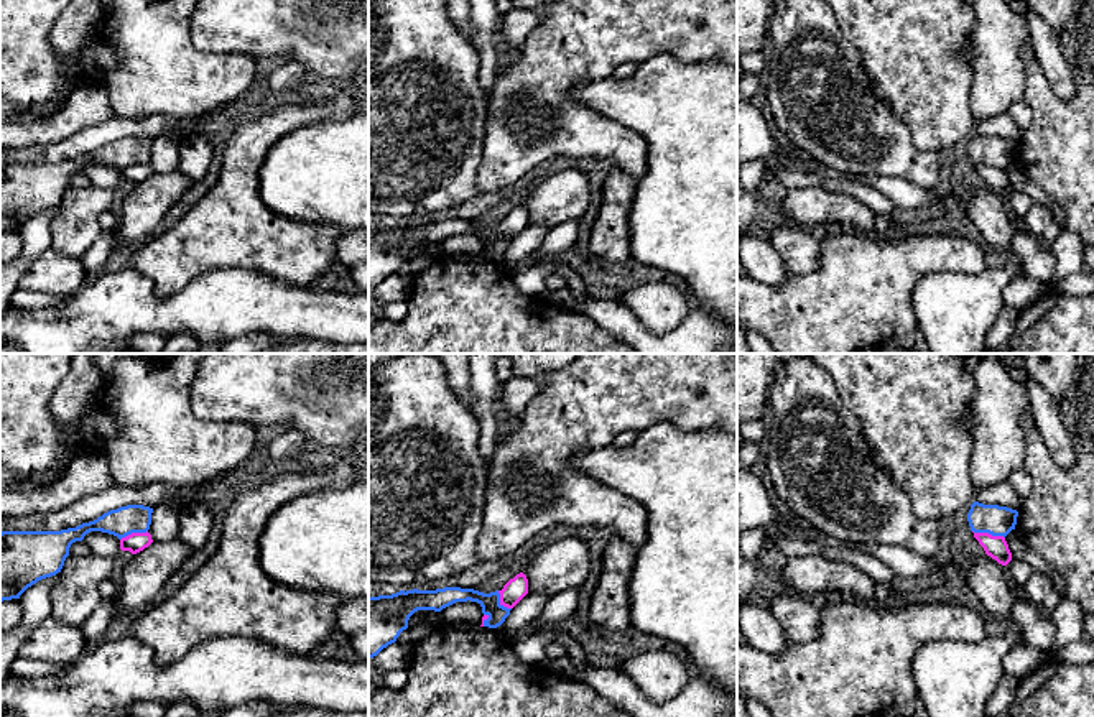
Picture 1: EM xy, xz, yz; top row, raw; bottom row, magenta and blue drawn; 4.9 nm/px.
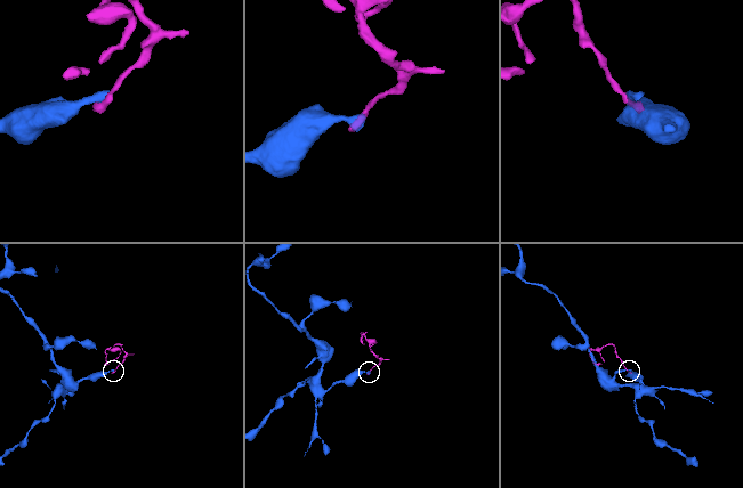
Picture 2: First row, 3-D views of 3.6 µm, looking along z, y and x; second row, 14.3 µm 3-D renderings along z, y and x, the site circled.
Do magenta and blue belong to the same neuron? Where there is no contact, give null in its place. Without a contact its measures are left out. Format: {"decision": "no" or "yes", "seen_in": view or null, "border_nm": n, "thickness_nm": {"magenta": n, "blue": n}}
{"decision": "no", "seen_in": "yz", "border_nm": 170, "thickness_nm": {"magenta": 110, "blue": 150}}

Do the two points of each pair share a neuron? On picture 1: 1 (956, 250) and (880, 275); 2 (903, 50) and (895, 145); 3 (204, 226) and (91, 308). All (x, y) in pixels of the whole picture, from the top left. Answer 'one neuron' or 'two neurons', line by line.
1: one neuron
2: two neurons
3: two neurons

